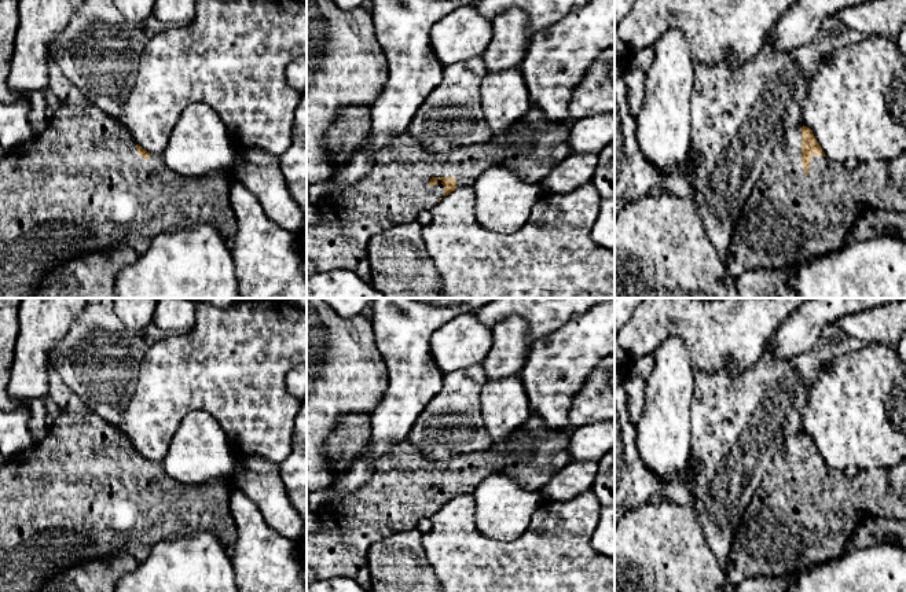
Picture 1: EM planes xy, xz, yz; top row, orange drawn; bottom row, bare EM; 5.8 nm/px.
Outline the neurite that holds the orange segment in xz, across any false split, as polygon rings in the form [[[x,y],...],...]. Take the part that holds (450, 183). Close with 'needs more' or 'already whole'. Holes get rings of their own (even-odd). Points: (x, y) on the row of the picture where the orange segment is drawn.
[[[406,129],[374,154],[374,166],[366,177],[316,205],[318,223],[307,227],[307,260],[316,265],[318,272],[348,269],[370,283],[370,239],[399,224],[414,221],[421,210],[430,212],[455,190],[456,180],[437,177],[436,169],[425,163],[425,150]]]; needs more

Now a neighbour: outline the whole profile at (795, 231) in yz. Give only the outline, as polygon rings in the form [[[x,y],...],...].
[[[802,126],[786,128],[737,218],[725,264],[734,279],[752,269],[792,268],[808,257],[837,250],[844,246],[846,235],[857,220],[851,207],[840,201],[837,184],[843,163],[811,162],[808,174],[804,174]]]

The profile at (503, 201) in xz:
[[[502,166],[489,168],[474,184],[476,221],[485,229],[511,234],[522,228],[531,209],[544,194],[538,181],[527,183],[514,170]]]

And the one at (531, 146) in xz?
[[[532,107],[502,136],[444,152],[425,152],[425,163],[436,169],[436,177],[454,177],[456,188],[473,185],[492,166],[511,169],[527,183],[539,183],[554,163],[571,155],[569,132],[571,122],[549,121],[540,109]]]

